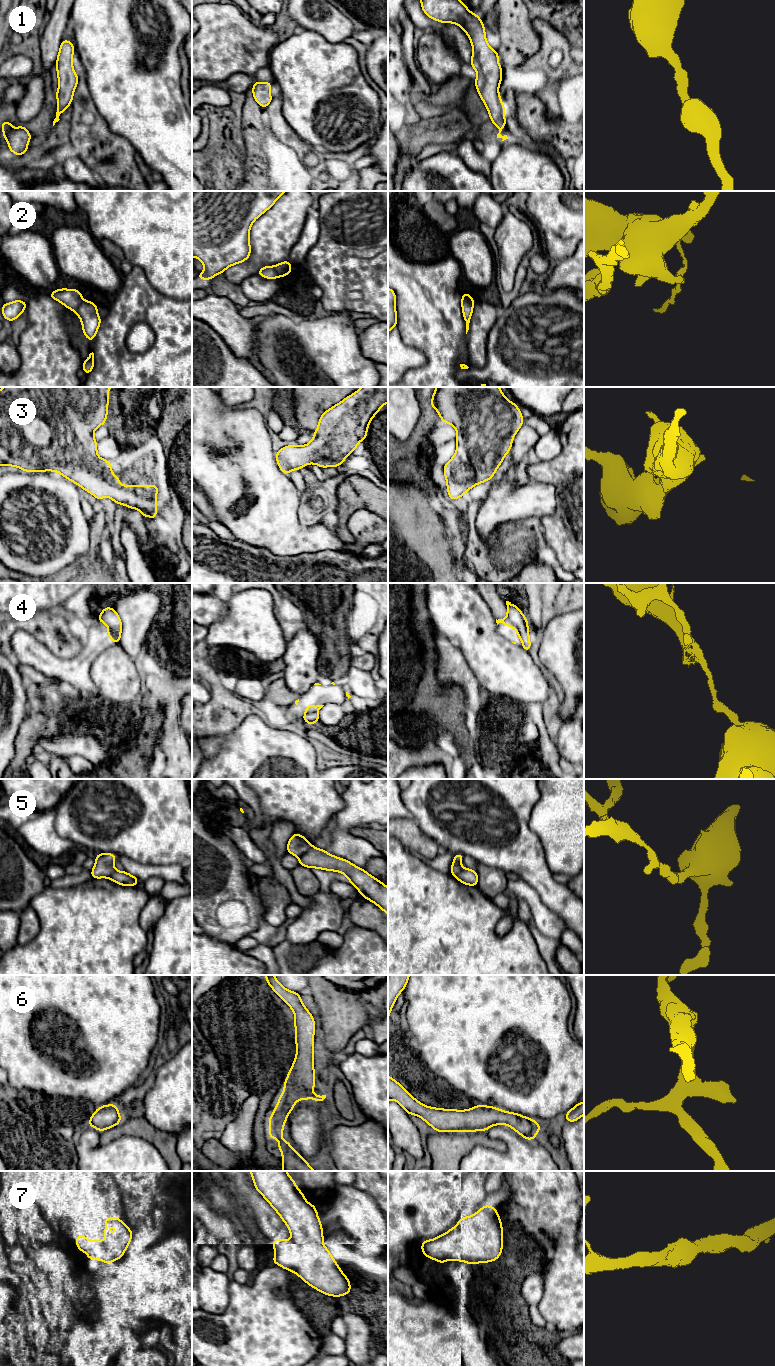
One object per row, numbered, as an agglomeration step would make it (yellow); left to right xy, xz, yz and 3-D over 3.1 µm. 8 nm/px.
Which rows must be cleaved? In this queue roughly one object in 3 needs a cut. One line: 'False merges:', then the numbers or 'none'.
False merges: 2, 4, 5

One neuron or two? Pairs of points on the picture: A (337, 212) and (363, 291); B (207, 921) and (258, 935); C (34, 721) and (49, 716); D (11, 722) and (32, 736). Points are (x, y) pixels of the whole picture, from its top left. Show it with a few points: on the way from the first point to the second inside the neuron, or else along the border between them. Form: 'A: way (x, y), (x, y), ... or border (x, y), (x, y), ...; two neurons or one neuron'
A: way (337, 232), (336, 264), (343, 271); one neuron
B: border (262, 919), (259, 925), (249, 934); two neurons
C: way (38, 721), (45, 720); one neuron
D: border (30, 706), (26, 717), (19, 727), (14, 750); two neurons

